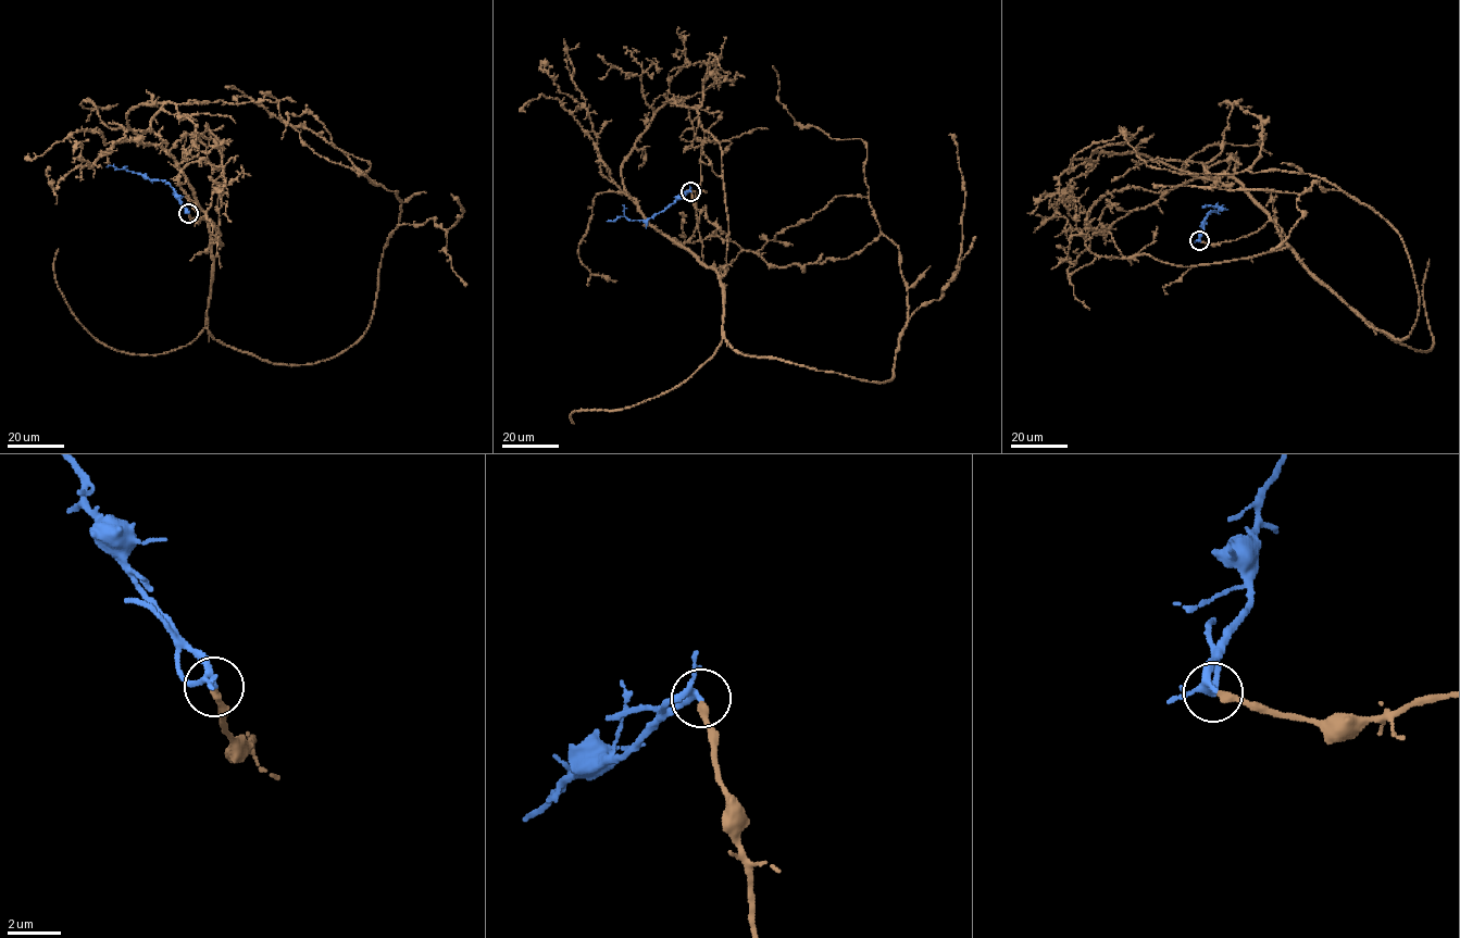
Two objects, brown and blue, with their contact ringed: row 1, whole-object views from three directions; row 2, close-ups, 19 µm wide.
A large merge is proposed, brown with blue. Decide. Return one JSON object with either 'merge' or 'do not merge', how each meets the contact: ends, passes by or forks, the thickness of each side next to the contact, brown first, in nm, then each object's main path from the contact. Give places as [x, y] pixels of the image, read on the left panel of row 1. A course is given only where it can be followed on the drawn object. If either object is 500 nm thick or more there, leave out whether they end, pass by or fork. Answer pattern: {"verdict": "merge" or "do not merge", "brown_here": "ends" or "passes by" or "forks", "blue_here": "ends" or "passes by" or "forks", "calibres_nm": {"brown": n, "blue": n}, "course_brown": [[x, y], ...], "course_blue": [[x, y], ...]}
{"verdict": "merge", "brown_here": "ends", "blue_here": "forks", "calibres_nm": {"brown": 280, "blue": 170}, "course_brown": [[188, 213], [210, 232], [213, 338], [296, 365], [351, 347], [401, 202], [312, 115], [287, 114], [282, 139]], "course_blue": [[188, 213], [175, 189], [163, 180], [150, 179], [123, 169], [105, 166]]}

